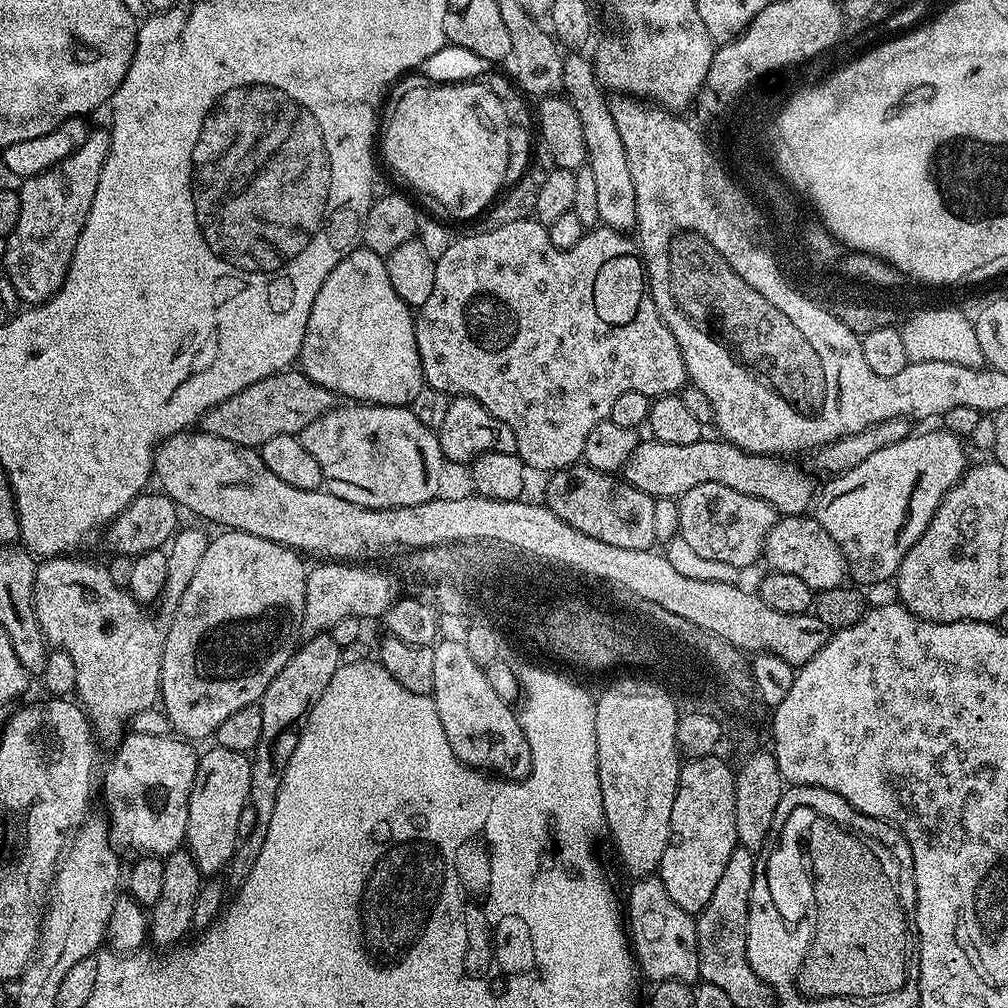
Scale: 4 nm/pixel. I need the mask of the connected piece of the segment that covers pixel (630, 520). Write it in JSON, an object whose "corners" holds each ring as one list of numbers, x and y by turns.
{"corners":[[583,462,553,472,547,480,546,506,558,514,562,522,574,526,574,530,582,530,582,534,590,534,590,538,598,538,598,542,610,542,610,546,634,550,651,549,657,543,654,534,656,500,627,480,589,468]]}

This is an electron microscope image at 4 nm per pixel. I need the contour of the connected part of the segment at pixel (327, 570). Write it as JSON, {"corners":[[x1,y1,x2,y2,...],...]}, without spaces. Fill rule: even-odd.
{"corners":[[320,562,315,569,309,571,306,584,306,610,304,611,305,637,317,636,320,632,327,632,342,618,359,616,361,621,368,622,375,618,383,618,401,599,402,584,395,576,383,572,380,566,361,566,352,562]]}

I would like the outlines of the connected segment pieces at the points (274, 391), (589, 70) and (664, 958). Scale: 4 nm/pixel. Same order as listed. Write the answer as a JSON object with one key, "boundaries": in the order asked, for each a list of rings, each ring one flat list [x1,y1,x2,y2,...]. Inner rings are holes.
{"boundaries":[[[285,370,246,386,246,390,214,406,203,416,202,428,218,438,226,438,226,442,259,450,270,438,299,436,310,422,322,418,322,414,337,404,336,393,326,390,326,386,318,386,303,370]],[[570,52,563,57,562,87,582,123,583,138,588,150,587,166,591,168,597,190,597,207,600,222,607,228,628,232,636,225,637,202,634,182,626,162,625,147,614,123,612,107,596,77,593,61,580,52]],[[659,875,642,876,633,881,632,889,628,892,628,904,626,900,626,916,630,921,630,947,639,971,643,975,645,972,652,982,681,980,684,984,691,985,693,982,699,981,696,921,693,913,682,910,682,906,678,906,678,902,674,902,674,898,670,898,670,894,666,894]]]}

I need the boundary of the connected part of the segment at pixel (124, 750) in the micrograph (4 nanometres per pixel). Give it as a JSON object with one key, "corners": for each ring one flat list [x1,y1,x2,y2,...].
{"corners":[[129,731,121,739,108,769,104,772,104,804,108,807,107,823,110,835,121,849,133,848,136,854,166,857,177,851,185,843,186,822,188,821,188,803,190,790,194,786,198,752,189,741,171,734,142,734]]}

